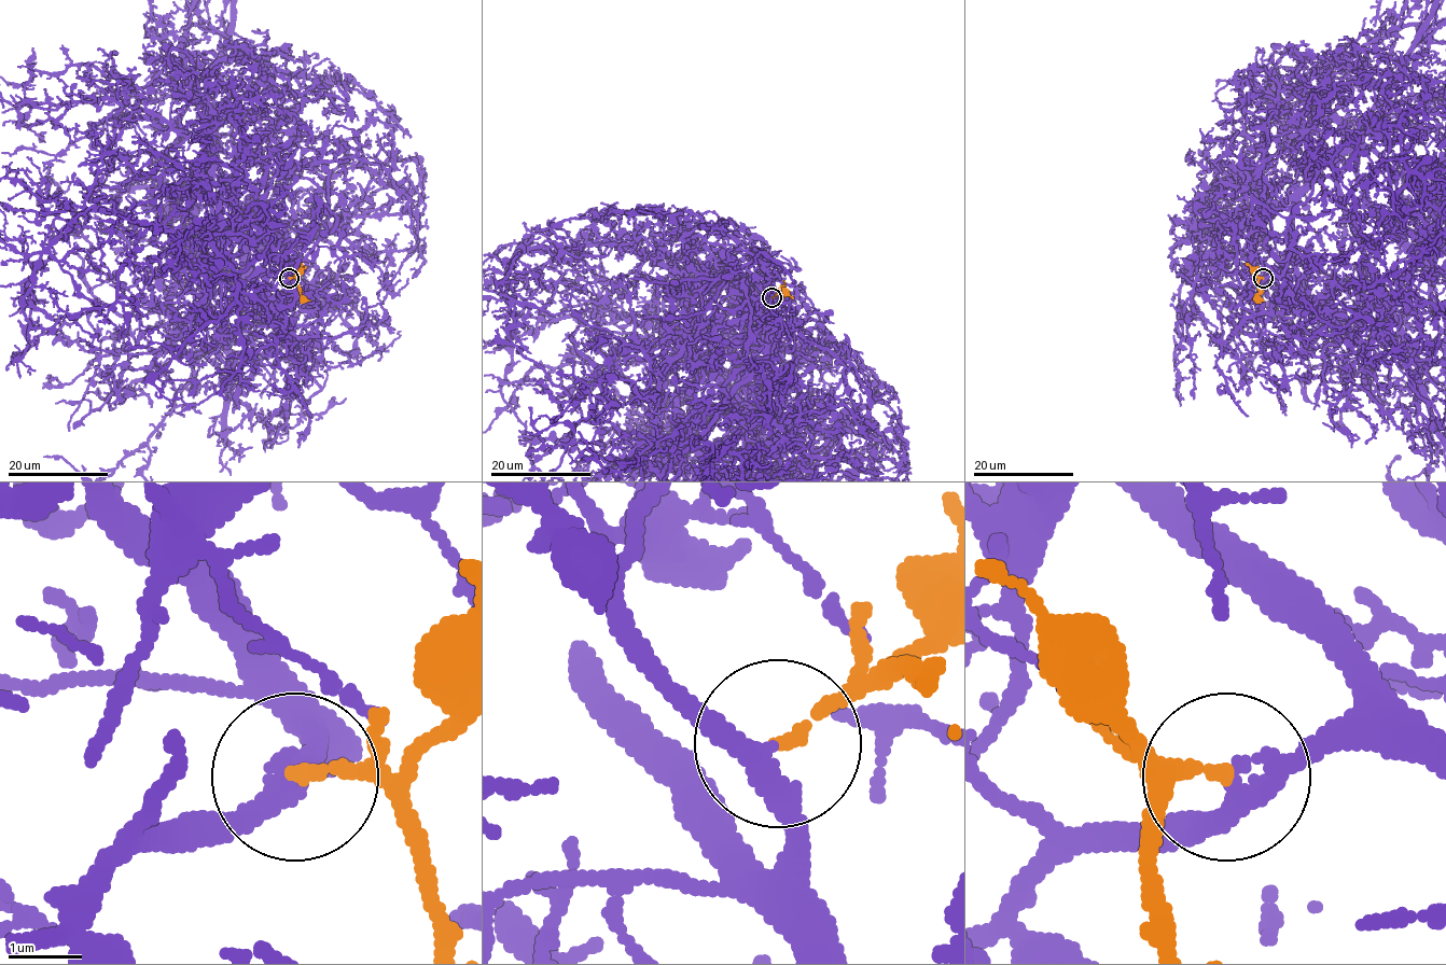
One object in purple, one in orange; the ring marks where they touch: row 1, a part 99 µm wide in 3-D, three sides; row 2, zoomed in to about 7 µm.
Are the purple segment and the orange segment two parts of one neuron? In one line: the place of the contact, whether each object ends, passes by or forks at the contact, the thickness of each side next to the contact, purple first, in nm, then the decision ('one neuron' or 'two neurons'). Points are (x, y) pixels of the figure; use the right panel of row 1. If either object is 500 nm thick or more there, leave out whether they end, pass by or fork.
(1263, 278) | purple passes by | orange ends | 280/170 nm | one neuron

